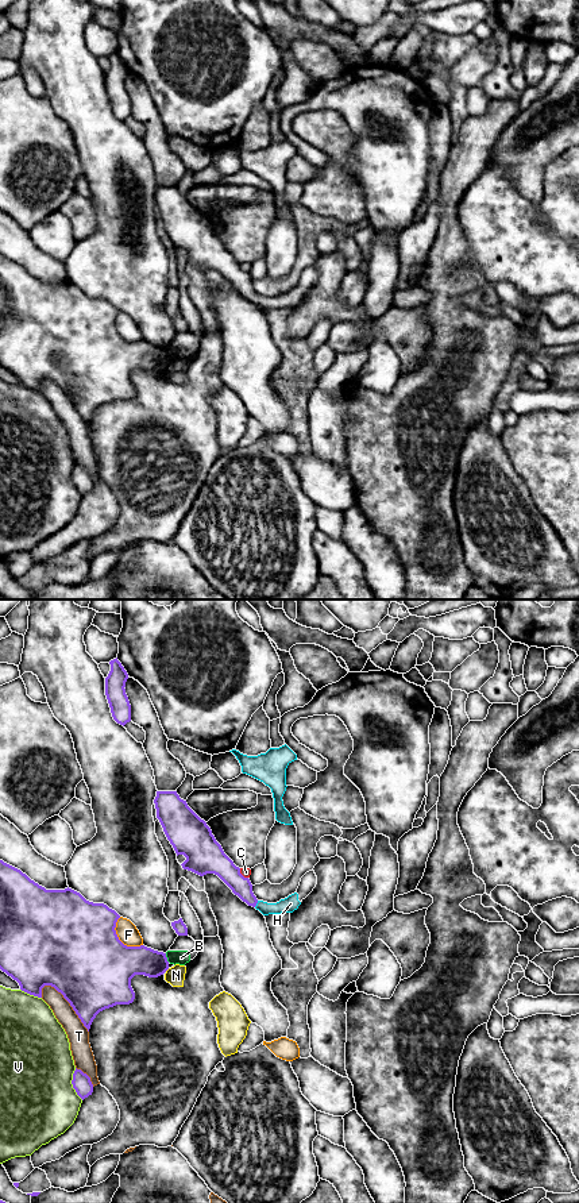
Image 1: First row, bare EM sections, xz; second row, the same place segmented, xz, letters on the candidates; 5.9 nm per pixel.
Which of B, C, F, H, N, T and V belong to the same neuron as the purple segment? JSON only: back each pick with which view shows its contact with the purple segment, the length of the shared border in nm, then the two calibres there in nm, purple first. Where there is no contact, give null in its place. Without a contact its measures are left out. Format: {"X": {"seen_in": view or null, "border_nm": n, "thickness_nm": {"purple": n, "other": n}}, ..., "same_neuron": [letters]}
{"H": {"seen_in": "xz", "border_nm": 50, "thickness_nm": {"purple": 120, "other": 90}}, "same_neuron": ["H"]}

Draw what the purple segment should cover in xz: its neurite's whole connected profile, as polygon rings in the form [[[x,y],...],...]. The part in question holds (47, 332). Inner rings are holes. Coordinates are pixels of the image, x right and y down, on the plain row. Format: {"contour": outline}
{"contour": [[[0,255],[0,365],[16,375],[22,386],[38,393],[42,393],[45,381],[54,382],[70,398],[88,427],[100,406],[134,397],[131,374],[135,370],[158,373],[169,365],[166,348],[144,340],[127,342],[119,335],[115,325],[119,313],[104,298],[89,297],[69,282],[46,285],[20,265]]]}

